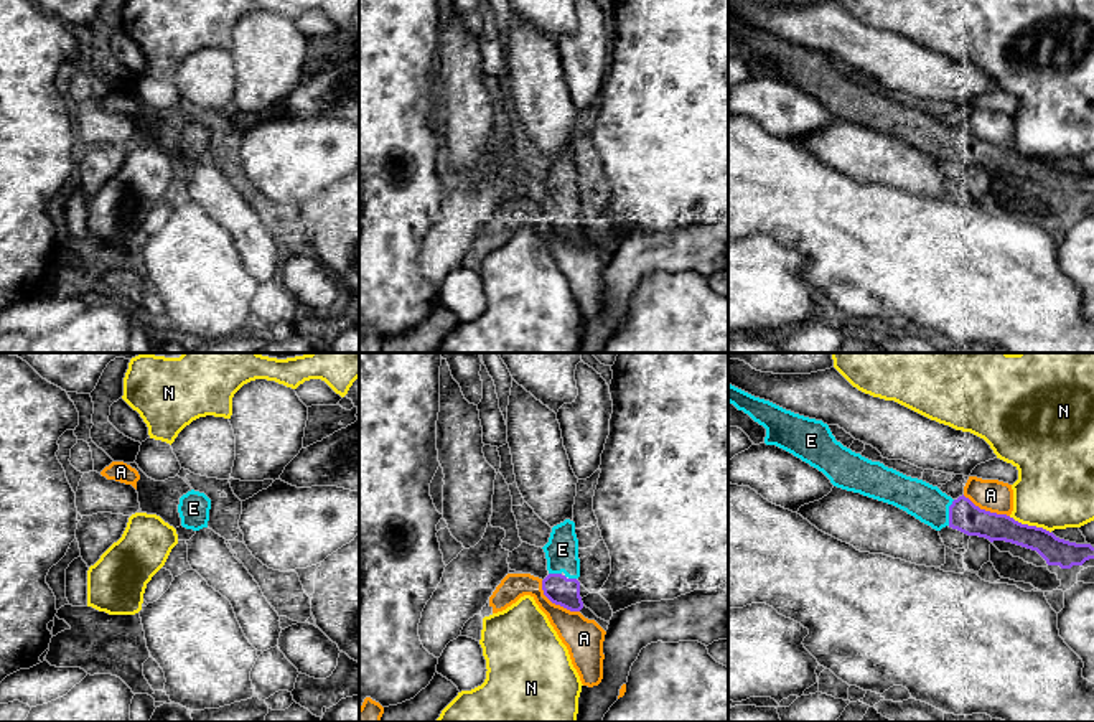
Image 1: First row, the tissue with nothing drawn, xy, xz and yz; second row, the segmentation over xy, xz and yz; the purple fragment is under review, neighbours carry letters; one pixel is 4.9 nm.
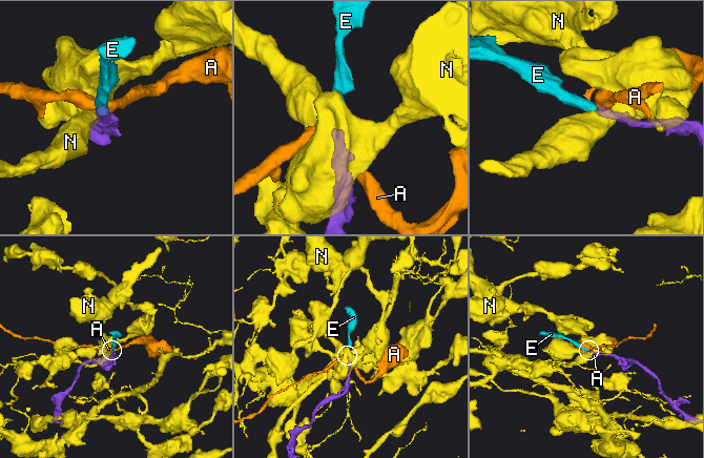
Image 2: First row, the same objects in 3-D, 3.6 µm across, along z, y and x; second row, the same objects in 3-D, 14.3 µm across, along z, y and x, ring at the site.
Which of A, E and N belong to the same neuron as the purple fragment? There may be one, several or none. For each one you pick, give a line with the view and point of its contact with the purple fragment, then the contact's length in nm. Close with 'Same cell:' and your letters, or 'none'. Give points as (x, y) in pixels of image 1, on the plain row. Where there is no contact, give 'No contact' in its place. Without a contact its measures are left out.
E: Touches purple at yz (949, 144). Shared border 130 nm
Same cell: E

